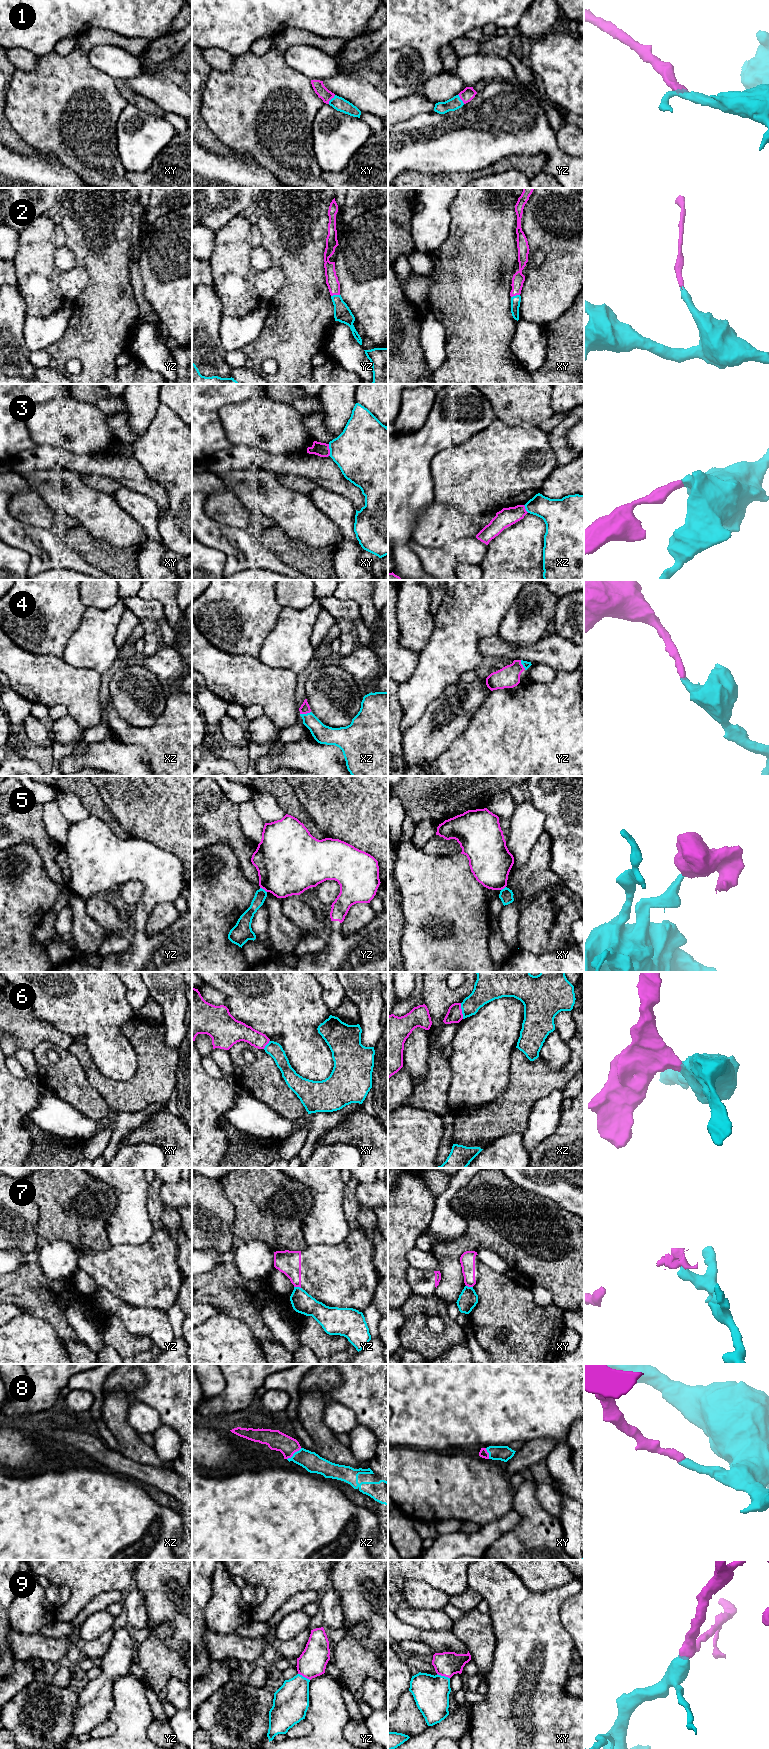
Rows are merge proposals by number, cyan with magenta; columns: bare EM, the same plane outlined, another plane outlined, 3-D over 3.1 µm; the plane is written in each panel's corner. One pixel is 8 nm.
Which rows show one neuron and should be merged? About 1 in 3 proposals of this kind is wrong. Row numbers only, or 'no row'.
1, 2, 4, 8, 9

